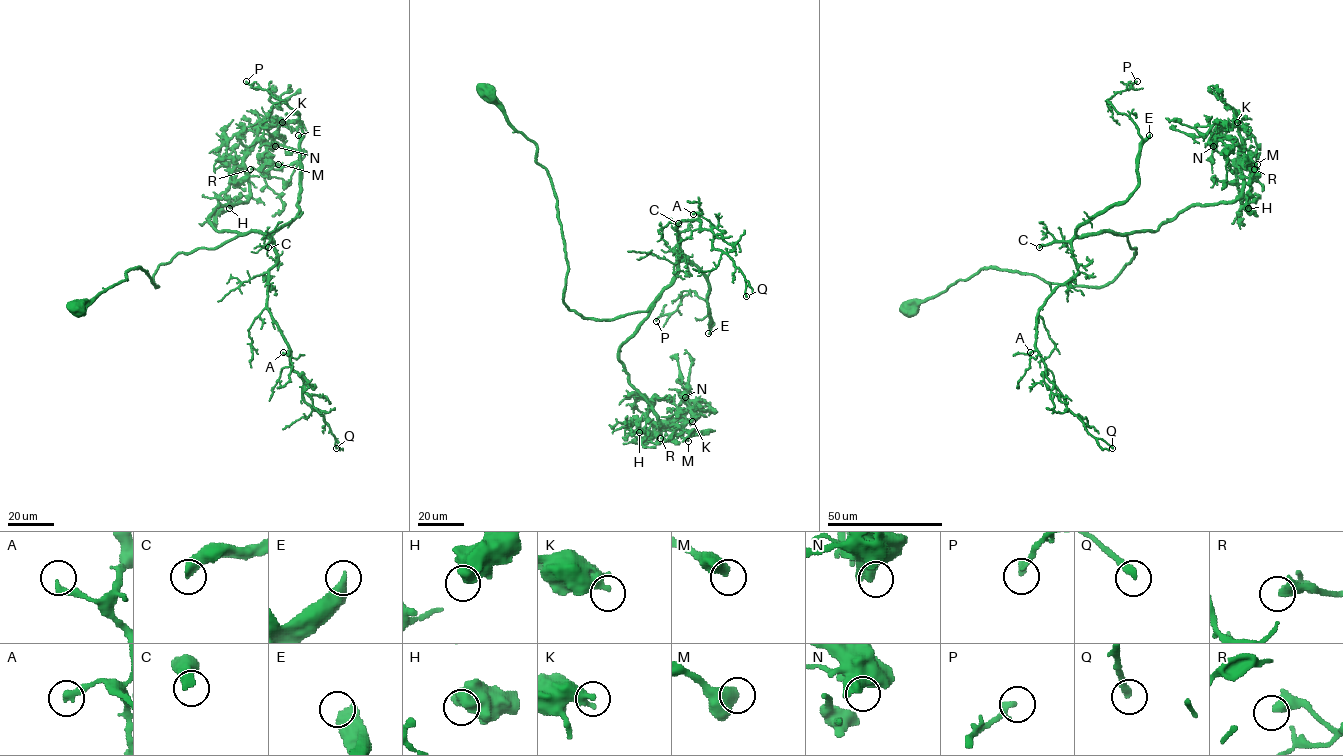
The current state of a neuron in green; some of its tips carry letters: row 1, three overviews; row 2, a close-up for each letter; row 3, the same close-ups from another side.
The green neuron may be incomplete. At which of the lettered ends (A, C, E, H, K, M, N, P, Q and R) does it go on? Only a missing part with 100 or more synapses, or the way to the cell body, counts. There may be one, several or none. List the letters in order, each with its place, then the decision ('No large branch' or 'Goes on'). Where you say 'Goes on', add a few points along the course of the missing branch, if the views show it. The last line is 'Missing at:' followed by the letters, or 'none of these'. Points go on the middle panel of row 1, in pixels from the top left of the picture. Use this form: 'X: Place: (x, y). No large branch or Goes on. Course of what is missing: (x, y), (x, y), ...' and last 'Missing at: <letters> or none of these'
A: Place: (693, 214). No large branch
C: Place: (678, 223). Goes on. Course of what is missing: (678, 223), (669, 221), (666, 183), (657, 168), (642, 158), (634, 162)
E: Place: (708, 333). Goes on. Course of what is missing: (708, 333), (713, 339), (709, 329), (678, 328), (667, 334), (635, 335), (607, 348), (569, 341)
H: Place: (639, 432). No large branch
K: Place: (692, 421). No large branch
M: Place: (688, 441). No large branch
N: Place: (685, 397). No large branch
P: Place: (656, 321). No large branch
Q: Place: (746, 296). No large branch
R: Place: (660, 438). No large branch
Missing at: C, E

